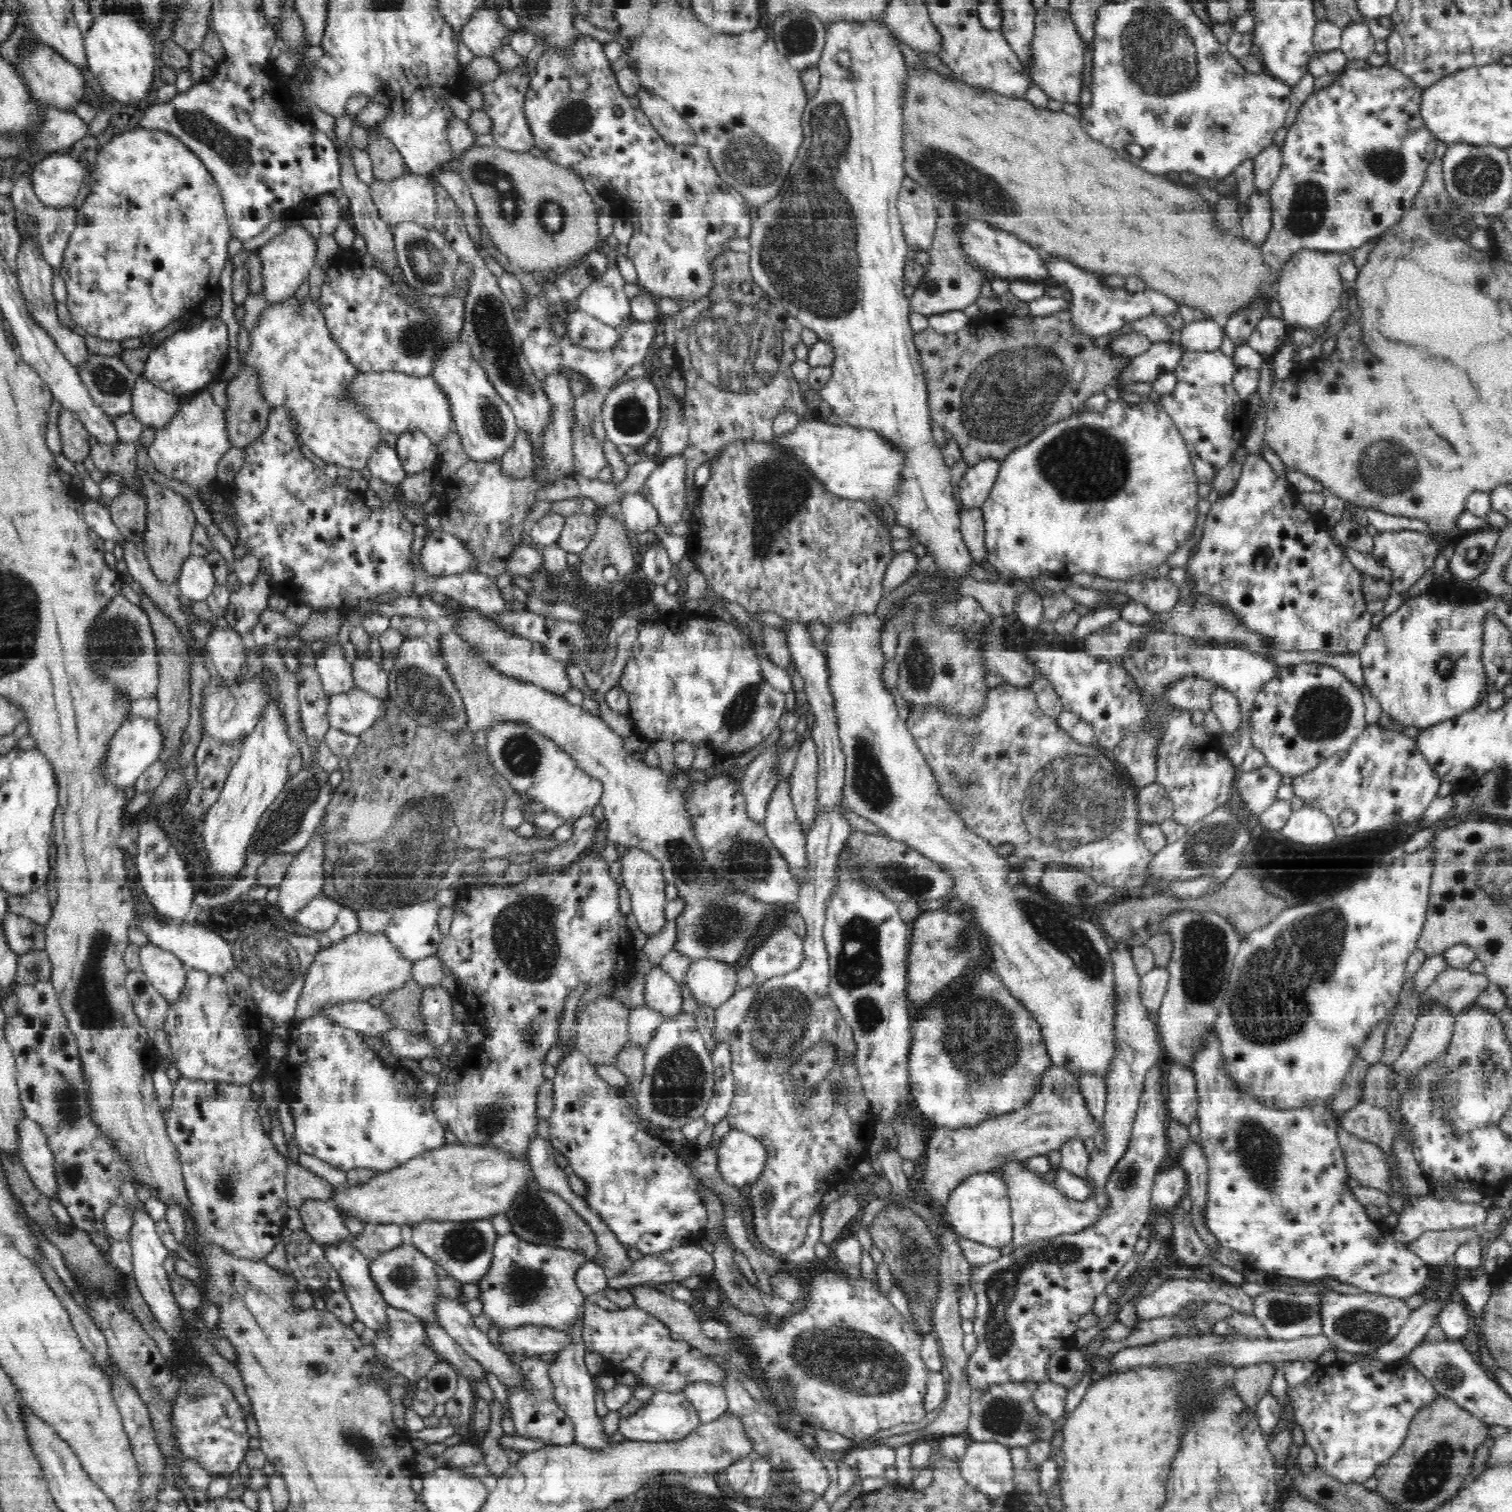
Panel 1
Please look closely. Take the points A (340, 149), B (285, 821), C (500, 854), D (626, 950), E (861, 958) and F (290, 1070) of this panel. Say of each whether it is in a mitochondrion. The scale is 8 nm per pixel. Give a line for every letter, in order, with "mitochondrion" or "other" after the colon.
A: other
B: mitochondrion
C: other
D: other
E: mitochondrion
F: other

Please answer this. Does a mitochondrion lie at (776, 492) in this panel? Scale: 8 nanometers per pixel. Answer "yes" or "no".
yes

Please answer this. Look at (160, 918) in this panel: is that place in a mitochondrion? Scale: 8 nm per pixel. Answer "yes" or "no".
no

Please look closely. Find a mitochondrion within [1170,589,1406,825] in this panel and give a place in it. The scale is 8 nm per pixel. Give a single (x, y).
(1323, 711)

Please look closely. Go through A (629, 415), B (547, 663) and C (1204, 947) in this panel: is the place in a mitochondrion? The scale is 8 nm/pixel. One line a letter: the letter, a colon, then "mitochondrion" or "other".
A: mitochondrion
B: other
C: mitochondrion

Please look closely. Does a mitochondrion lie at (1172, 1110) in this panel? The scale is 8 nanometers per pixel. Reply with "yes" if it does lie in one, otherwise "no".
no

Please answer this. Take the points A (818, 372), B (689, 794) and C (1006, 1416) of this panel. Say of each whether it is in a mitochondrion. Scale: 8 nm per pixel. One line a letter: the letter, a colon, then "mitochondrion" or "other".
A: other
B: other
C: mitochondrion

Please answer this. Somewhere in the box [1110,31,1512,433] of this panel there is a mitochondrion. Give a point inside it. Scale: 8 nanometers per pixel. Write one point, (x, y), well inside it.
(1476, 177)

